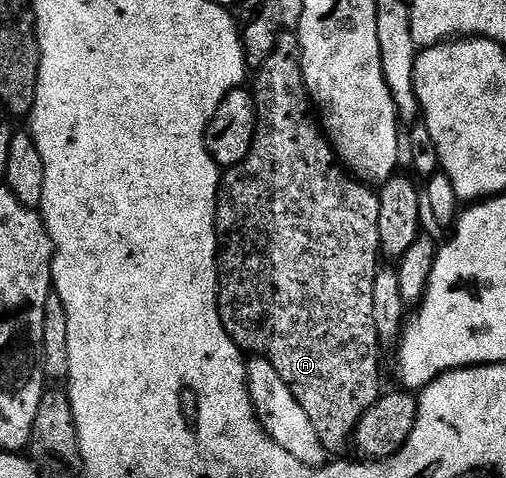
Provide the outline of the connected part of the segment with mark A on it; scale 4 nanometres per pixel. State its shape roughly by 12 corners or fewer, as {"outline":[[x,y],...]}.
{"outline":[[298,33],[222,175],[219,315],[328,455],[381,395],[379,195]]}

